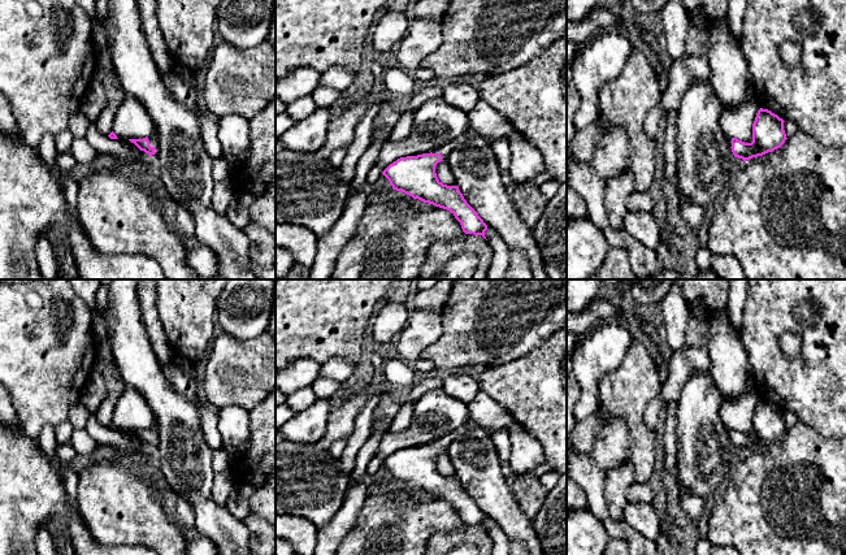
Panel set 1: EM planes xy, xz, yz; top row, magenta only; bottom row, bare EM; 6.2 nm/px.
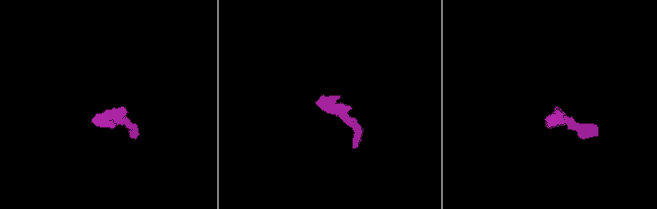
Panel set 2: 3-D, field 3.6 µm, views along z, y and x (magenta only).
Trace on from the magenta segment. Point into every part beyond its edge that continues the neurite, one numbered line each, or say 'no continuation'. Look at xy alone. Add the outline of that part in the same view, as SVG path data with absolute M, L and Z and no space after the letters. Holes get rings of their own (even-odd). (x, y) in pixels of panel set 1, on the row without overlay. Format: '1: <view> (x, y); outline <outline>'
1: xy (152, 428); outline M152 417L151 424L147 426L147 429L149 432L149 437L156 439L155 446L157 446L157 443L159 443L159 428L157 428L157 424L156 424L153 417Z

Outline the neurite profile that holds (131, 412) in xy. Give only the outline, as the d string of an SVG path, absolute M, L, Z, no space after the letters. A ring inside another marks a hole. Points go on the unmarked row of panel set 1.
M126 386L117 399L113 424L118 430L143 430L152 421L147 400L135 389Z

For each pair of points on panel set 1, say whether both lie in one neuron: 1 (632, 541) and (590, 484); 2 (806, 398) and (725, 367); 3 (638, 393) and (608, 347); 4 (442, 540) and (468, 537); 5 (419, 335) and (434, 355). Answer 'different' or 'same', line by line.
1: same
2: different
3: different
4: same
5: different

